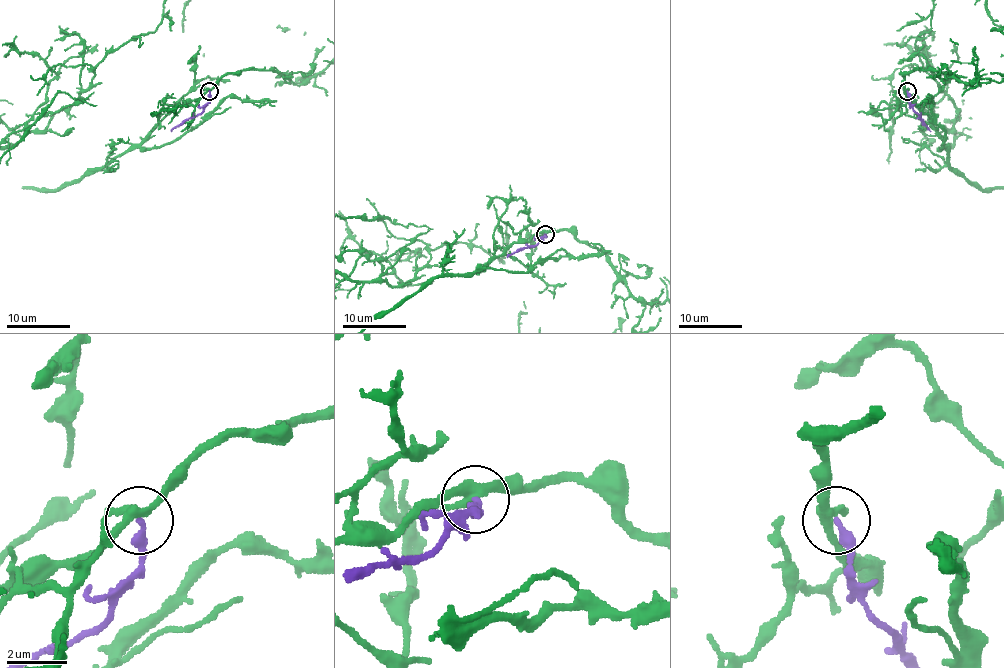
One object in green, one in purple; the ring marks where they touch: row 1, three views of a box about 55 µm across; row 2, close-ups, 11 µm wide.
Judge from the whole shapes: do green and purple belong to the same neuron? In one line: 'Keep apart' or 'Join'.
Join

